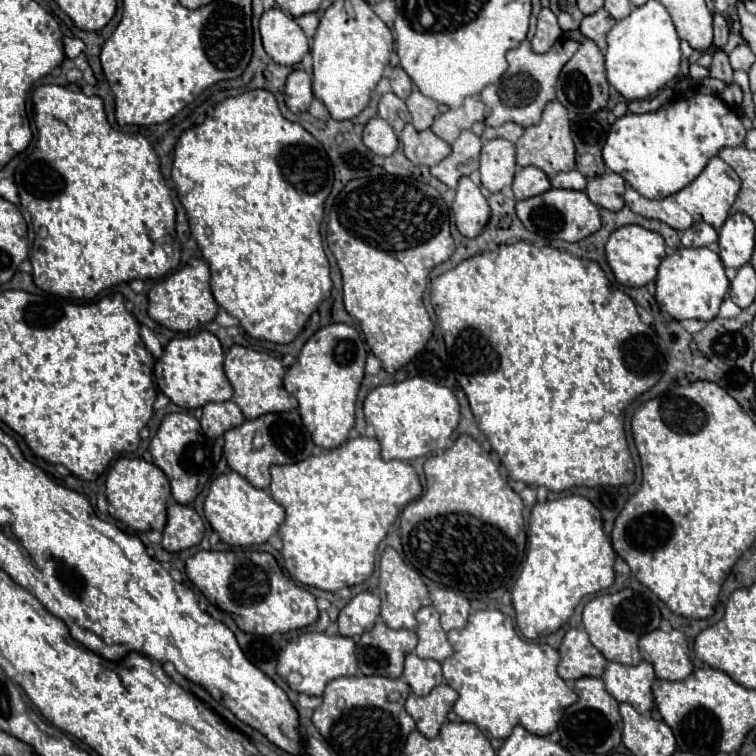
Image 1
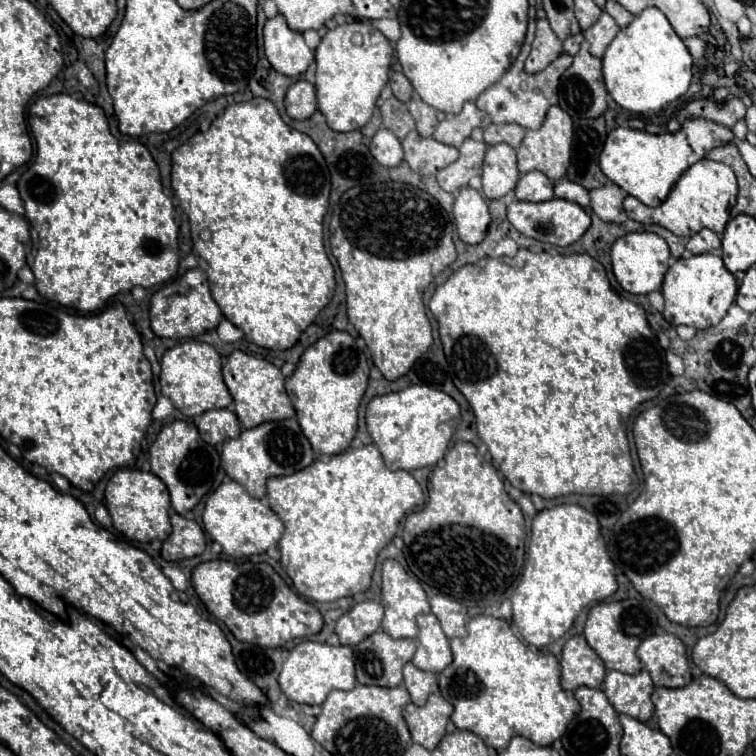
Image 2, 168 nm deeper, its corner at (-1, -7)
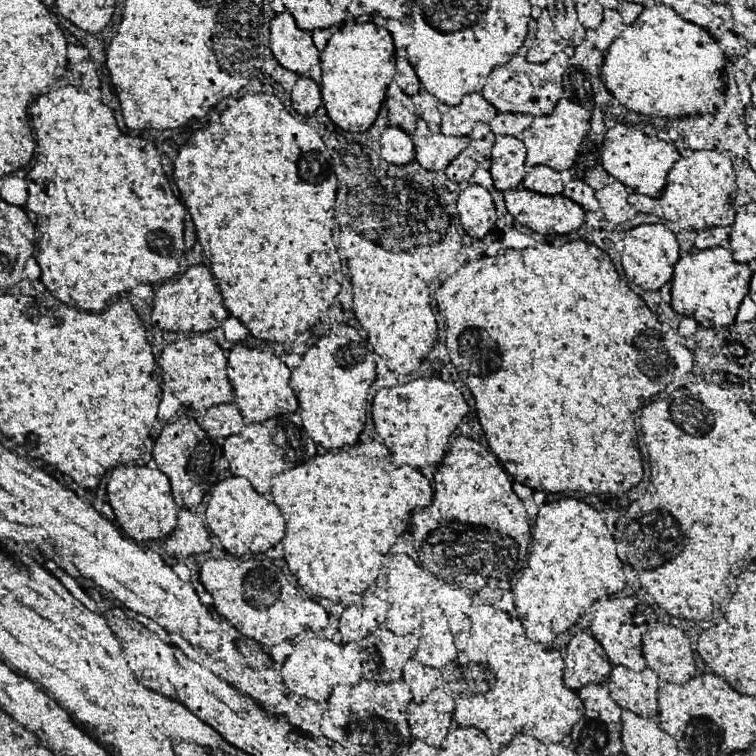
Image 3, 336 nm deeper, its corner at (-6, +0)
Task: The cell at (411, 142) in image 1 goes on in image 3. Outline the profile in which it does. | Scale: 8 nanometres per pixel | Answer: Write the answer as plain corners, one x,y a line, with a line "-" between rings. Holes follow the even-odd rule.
417,119
417,129
411,133
415,145
415,159
429,171
445,169
451,159
467,145
469,137
449,137
443,133
431,133
423,119

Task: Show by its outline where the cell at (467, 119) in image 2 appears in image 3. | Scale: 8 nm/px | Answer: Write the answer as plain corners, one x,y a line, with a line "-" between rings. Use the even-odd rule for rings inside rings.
469,93
461,99
459,105
449,107
447,117
451,125
445,125
449,131
455,131
455,135
471,135
471,129
477,121
489,125
489,121
495,117
495,107
491,103
487,103
479,93

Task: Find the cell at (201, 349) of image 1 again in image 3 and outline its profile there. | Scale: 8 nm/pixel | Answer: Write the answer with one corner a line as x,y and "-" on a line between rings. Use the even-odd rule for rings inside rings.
189,333
187,337
171,343
161,353
161,367
167,375
165,387
185,405
195,409
207,409
219,403
231,403
235,399
231,383
227,379
227,359
223,349
209,337

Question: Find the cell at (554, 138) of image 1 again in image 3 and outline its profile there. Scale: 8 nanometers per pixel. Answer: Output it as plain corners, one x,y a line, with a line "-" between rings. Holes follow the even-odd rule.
565,97
557,103
553,113
537,115
533,125
521,135
521,141
527,149
527,165
533,167
533,165
543,163
543,165
557,169
557,171
567,167
571,163
571,157
573,157
577,143
589,131
589,119
591,119
591,111
587,111
579,103
573,103
571,99
565,99

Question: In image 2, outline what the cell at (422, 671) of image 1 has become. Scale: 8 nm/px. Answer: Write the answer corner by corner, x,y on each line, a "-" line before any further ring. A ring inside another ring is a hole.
412,662
404,666
404,686
408,688
412,702
416,706
422,706
426,698
438,690
438,678
432,672
416,668

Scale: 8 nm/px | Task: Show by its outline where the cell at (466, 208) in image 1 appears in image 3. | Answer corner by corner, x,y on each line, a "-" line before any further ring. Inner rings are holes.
475,183
461,187
457,197
457,209
469,237
481,239
497,221
497,207
491,193

